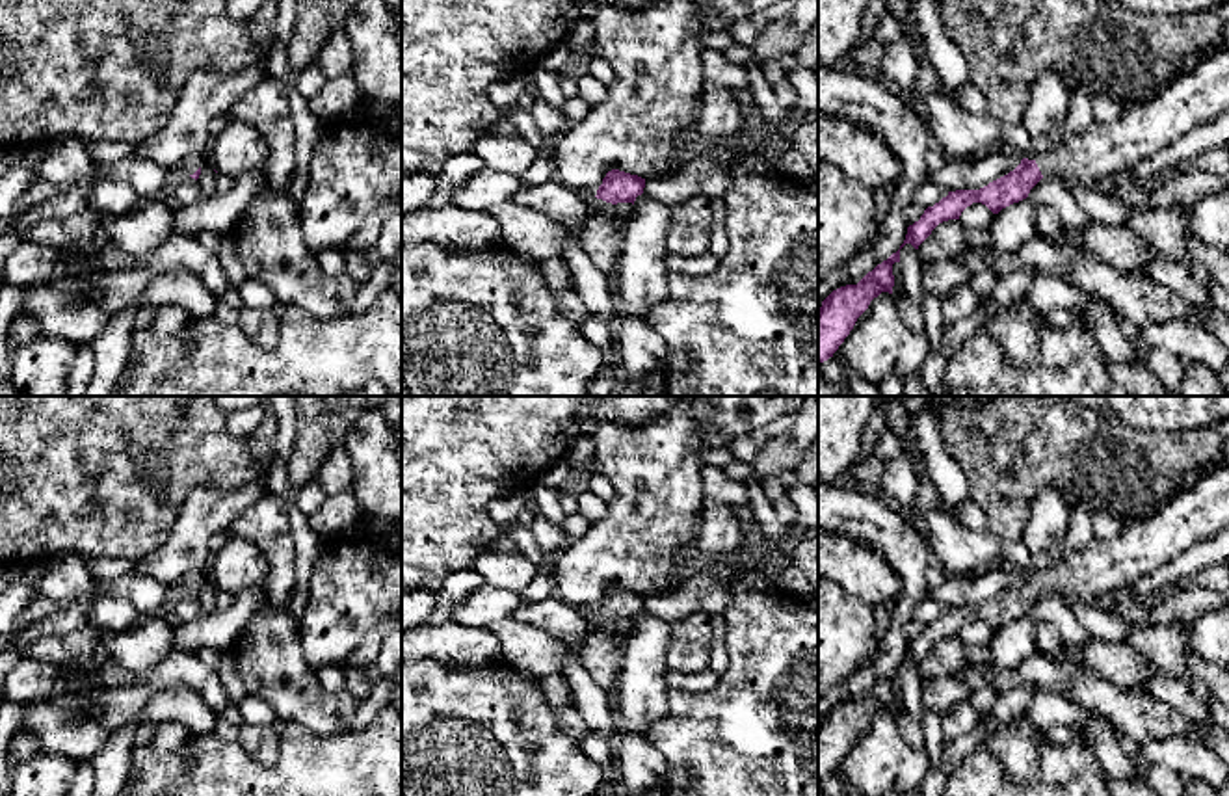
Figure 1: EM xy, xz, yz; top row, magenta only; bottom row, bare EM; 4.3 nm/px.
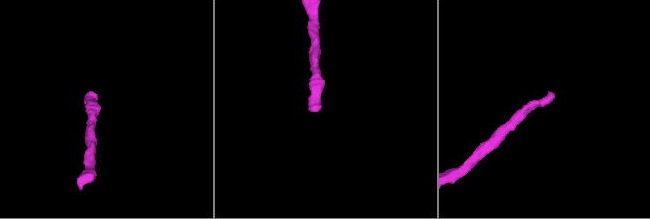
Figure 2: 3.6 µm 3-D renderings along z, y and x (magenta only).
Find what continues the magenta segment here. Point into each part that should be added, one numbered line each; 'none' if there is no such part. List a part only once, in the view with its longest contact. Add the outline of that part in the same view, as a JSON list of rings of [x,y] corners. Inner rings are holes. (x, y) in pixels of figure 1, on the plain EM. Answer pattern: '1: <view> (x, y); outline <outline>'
1: xz (601, 653); outline [[[597,614],[593,616],[591,627],[580,647],[580,658],[595,683],[614,703],[623,664],[623,638],[615,632],[615,623],[612,619]]]

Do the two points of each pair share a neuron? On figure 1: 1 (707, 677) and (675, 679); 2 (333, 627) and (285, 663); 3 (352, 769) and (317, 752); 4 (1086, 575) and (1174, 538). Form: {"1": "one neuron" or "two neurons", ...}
{"1": "one neuron", "2": "two neurons", "3": "one neuron", "4": "one neuron"}

